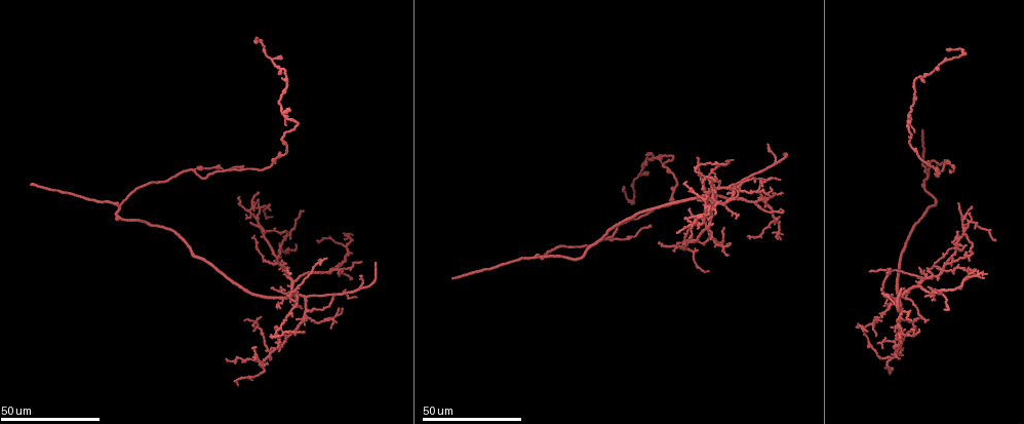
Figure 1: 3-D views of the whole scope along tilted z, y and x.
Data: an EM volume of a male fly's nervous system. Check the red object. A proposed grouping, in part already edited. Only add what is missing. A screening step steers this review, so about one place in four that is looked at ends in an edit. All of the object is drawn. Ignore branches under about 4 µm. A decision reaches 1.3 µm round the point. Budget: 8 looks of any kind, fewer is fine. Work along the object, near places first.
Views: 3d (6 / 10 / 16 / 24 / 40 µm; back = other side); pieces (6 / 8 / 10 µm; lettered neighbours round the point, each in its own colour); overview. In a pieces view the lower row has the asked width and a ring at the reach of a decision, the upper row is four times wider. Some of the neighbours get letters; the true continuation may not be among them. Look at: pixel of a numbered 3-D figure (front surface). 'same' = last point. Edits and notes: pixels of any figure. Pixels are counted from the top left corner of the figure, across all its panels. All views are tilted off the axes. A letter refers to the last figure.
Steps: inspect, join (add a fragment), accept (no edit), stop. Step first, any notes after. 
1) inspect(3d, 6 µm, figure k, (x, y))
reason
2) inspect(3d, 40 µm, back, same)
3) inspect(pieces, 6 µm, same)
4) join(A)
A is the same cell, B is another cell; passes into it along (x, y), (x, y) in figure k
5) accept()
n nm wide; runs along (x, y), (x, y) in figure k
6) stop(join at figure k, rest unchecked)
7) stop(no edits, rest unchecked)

inspect(3d, 40 µm, figure 1, (271, 287))
branch stops here

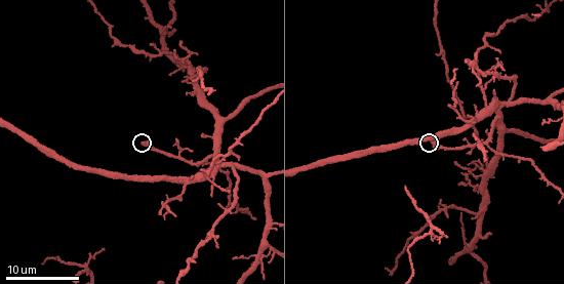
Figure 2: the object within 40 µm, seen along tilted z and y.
inspect(pieces, 10 µm, figure 2, (144, 141))

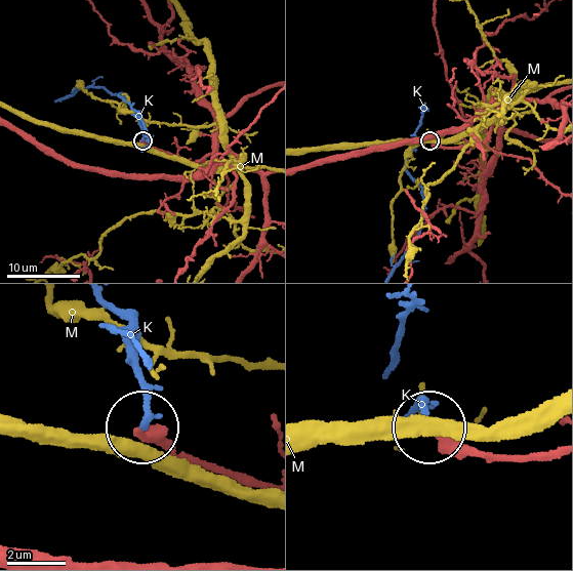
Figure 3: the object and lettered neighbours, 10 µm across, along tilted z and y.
join(K)
K is the same cell, M is another cell; the cell continues

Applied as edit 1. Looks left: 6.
inspect(overview)
redraw

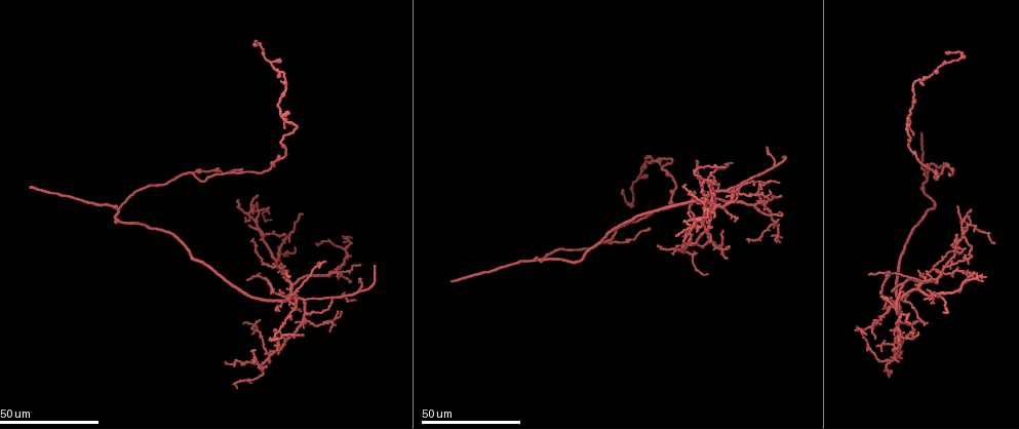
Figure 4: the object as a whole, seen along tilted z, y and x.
inspect(pieces, 6 µm, figure 2, (471, 151))

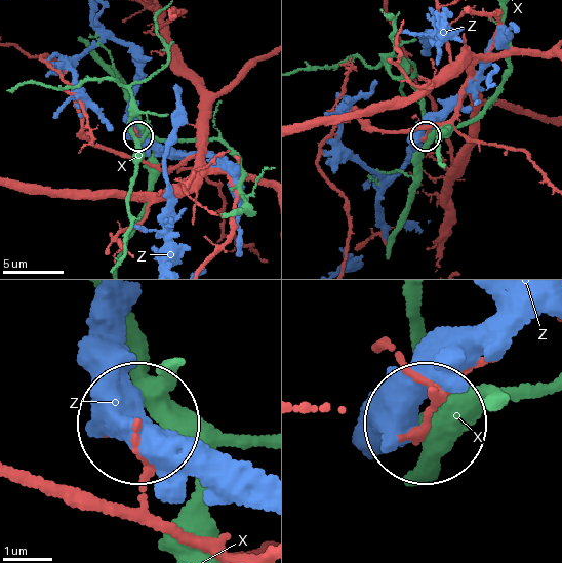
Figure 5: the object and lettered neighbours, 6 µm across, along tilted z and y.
accept()
X and Z are other cells; no lettered fragment goes on from it

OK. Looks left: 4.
inspect(pieces, 8 µm, figure 2, (230, 191))
tapers out

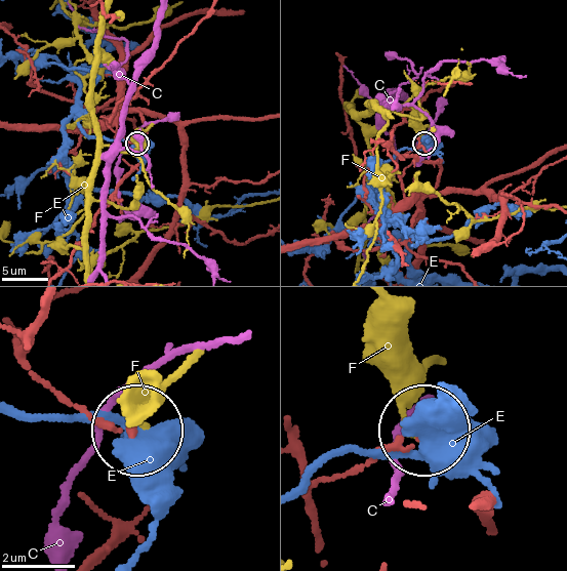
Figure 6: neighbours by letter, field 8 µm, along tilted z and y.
accept()
C, E and F are other cells; runs along (315, 515), (316, 483), (420, 433) in figure 6; none of them fits

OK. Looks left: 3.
inspect(3d, 40 µm, figure 4, (994, 244))
end of a long branch

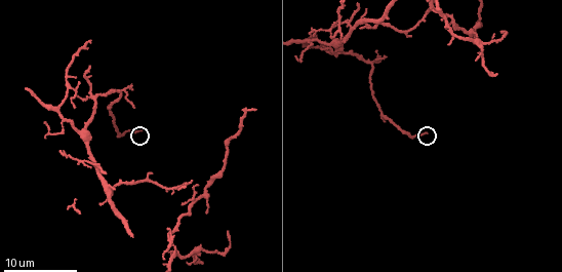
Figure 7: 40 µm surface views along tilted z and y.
inspect(pieces, 10 µm, figure 7, (424, 132))

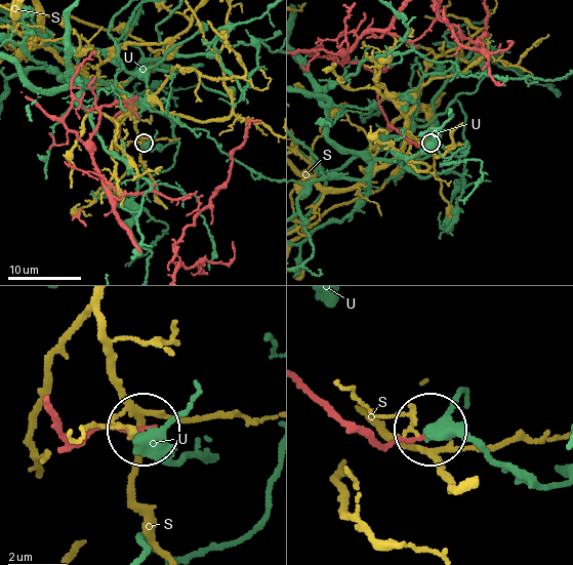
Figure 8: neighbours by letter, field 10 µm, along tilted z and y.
accept()
S and U are other cells; no lettered fragment goes on from it

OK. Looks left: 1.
stop(join at figure 3, rest unchecked)

